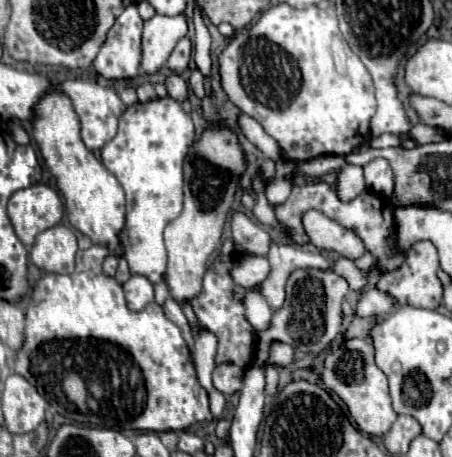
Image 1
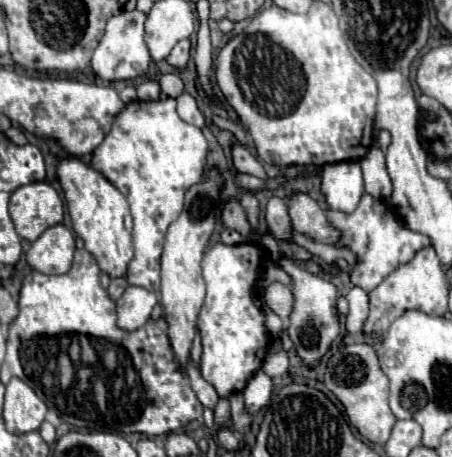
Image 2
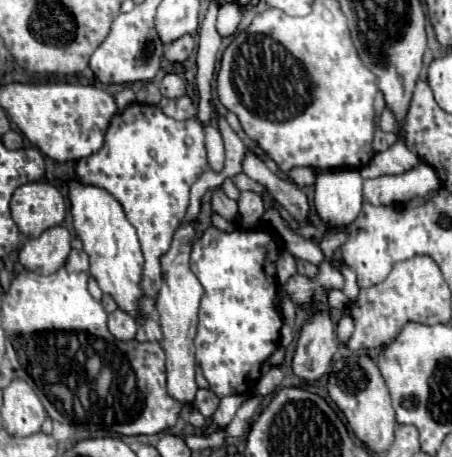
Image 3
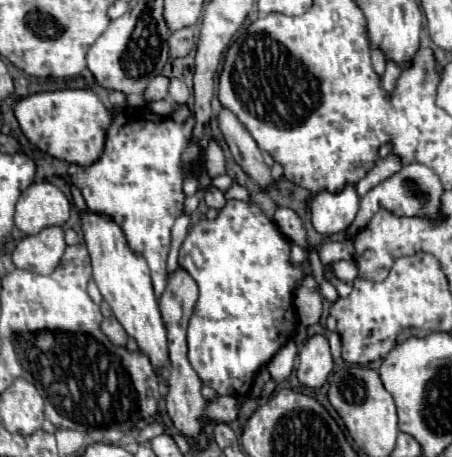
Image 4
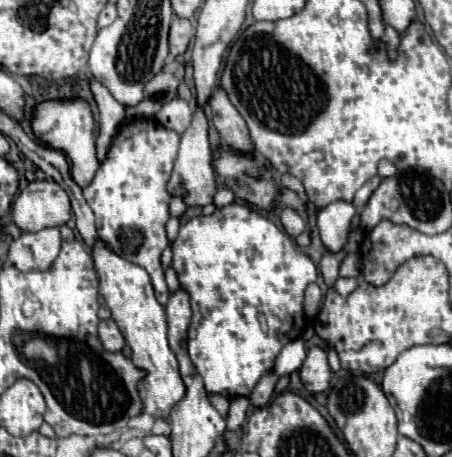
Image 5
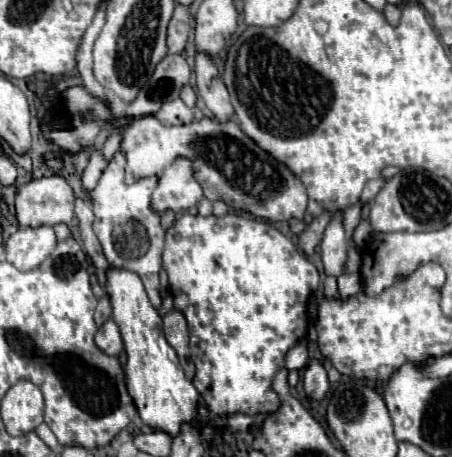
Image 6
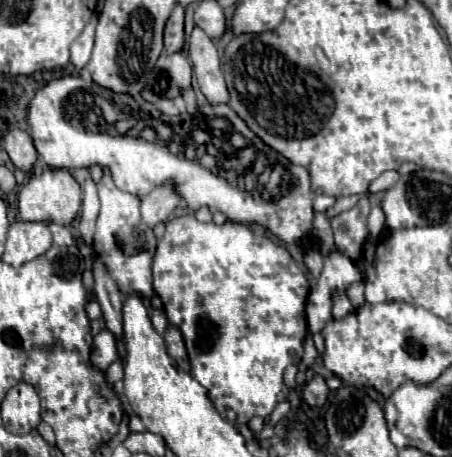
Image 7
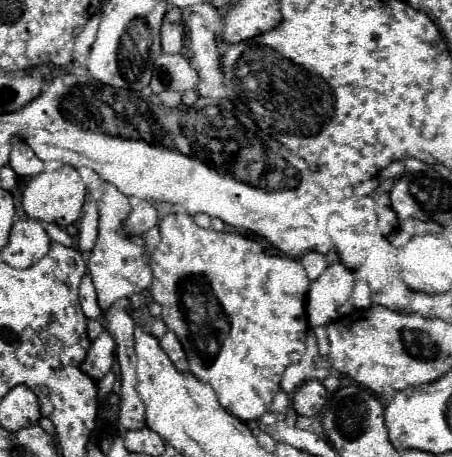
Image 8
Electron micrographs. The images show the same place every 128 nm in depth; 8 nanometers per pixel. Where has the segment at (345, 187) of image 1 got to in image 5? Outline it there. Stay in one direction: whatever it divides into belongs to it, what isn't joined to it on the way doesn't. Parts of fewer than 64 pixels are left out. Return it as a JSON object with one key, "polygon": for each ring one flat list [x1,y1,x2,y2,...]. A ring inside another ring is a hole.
{"polygon":[[332,202,326,208,318,210,318,230,322,244,328,252,340,252,348,242,350,222,356,214,356,208,350,202]]}

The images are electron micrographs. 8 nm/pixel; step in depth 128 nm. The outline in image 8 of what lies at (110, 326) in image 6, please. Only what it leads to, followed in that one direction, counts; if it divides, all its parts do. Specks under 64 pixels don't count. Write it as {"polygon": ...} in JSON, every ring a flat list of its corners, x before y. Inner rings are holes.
{"polygon":[[104,332,100,334,88,348,86,358,80,364,80,370,92,378,94,382,100,382,112,366,112,348,114,348,114,340]]}

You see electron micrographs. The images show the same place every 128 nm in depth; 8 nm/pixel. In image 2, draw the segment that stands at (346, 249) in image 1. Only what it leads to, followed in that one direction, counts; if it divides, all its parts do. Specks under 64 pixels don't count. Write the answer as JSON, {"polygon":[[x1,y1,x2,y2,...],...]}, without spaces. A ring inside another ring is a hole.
{"polygon":[[292,192,288,196,288,214,294,230,316,242,334,244,340,238,340,232,328,224,324,210,304,192]]}

